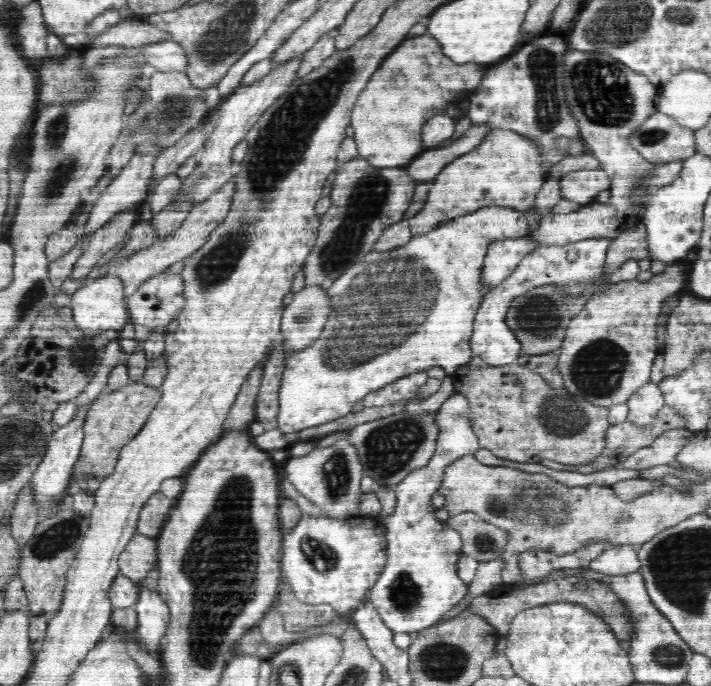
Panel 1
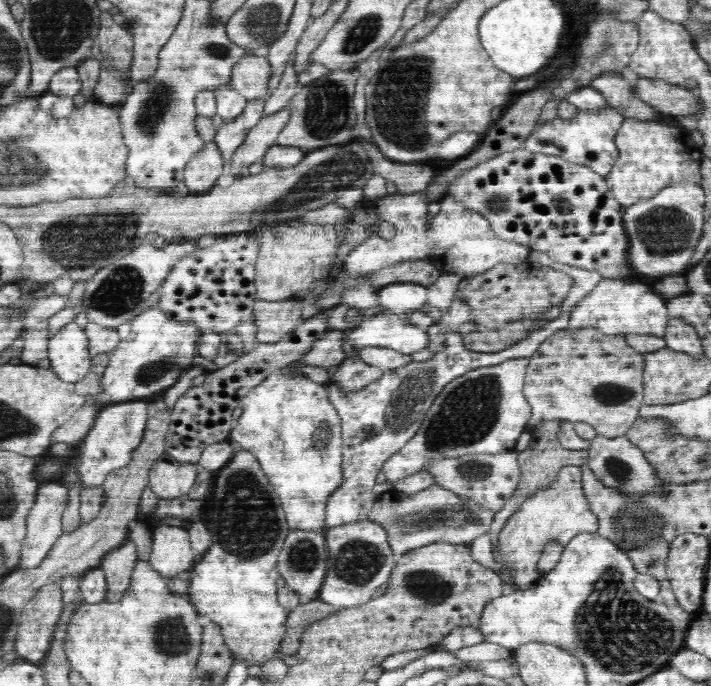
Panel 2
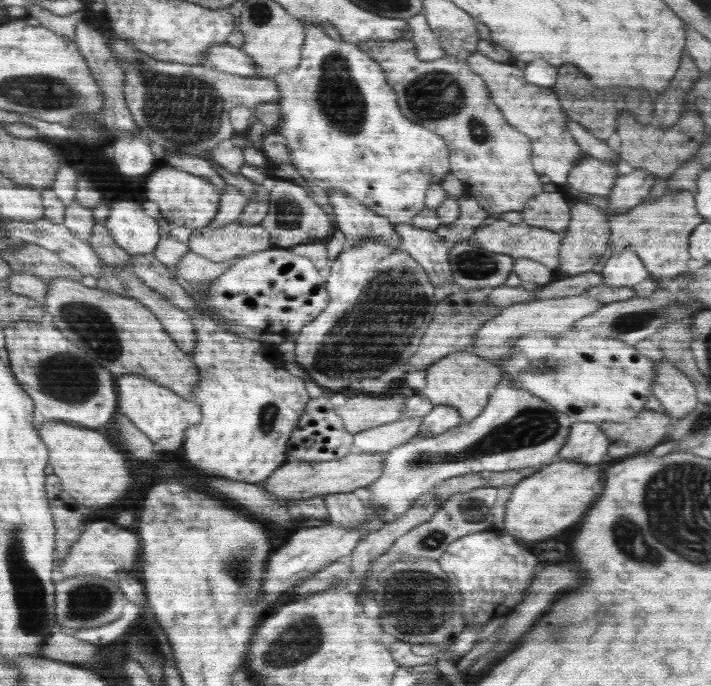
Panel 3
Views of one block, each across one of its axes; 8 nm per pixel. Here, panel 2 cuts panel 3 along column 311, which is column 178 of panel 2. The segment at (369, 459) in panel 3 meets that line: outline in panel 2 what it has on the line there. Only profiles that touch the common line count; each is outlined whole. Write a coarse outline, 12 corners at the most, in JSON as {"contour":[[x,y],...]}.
{"contour":[[165,457],[149,470],[158,498],[178,498],[194,486],[198,464]]}

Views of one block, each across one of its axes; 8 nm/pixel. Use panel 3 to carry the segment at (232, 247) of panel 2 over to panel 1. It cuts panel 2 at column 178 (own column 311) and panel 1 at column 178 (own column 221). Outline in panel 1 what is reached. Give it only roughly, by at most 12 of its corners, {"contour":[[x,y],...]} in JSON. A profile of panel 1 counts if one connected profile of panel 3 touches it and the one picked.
{"contour":[[182,276],[145,280],[127,298],[130,322],[169,325],[185,304]]}

